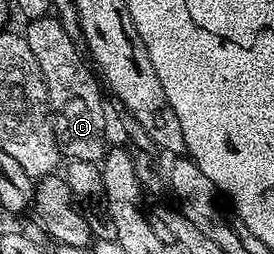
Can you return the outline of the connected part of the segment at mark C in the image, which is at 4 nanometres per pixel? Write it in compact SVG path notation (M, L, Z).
M54 16L32 18L26 25L27 43L33 51L33 56L37 56L37 64L41 64L41 76L47 82L51 112L55 120L55 139L60 155L67 160L102 163L109 143L107 114L103 111L104 91L101 89L100 79L93 73L84 51L75 47L70 32Z

